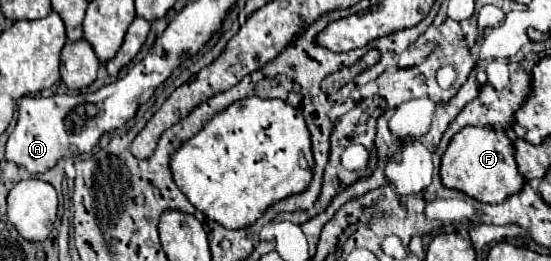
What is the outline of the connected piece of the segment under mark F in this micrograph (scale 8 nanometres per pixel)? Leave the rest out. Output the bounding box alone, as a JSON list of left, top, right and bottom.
[440,126,524,204]

